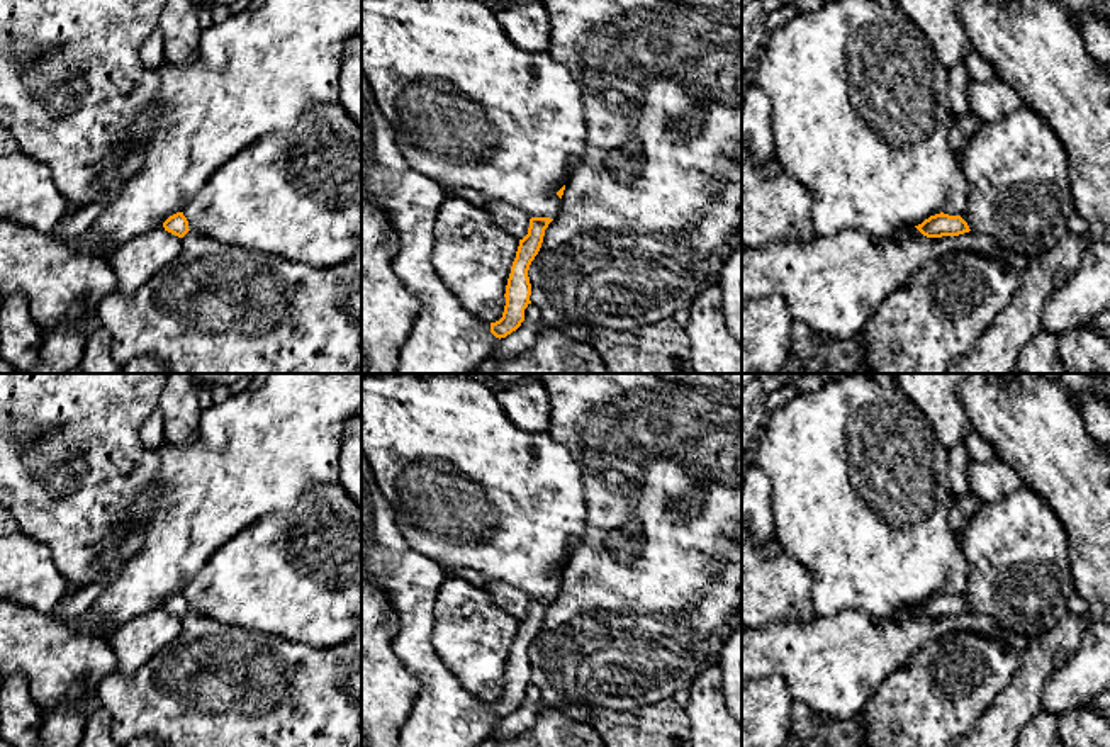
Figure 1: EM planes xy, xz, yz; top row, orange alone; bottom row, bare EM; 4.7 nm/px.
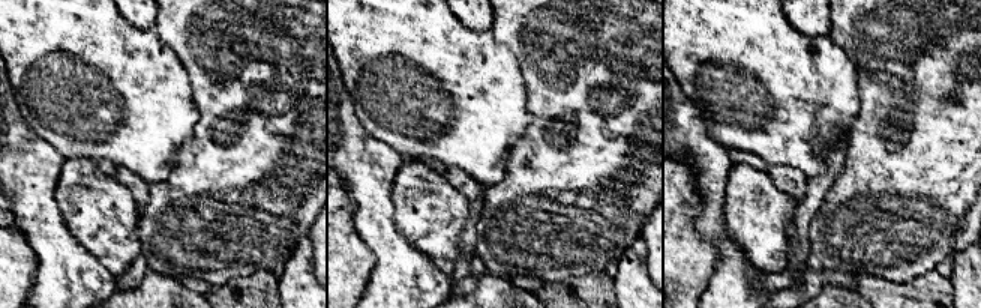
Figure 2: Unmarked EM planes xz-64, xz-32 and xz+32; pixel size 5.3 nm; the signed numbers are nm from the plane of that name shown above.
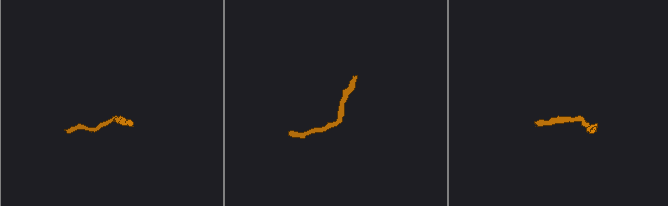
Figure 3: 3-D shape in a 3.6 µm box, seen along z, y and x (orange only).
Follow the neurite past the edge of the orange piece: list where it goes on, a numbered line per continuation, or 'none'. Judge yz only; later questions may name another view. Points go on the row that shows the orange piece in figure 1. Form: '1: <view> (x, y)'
1: yz (905, 233)

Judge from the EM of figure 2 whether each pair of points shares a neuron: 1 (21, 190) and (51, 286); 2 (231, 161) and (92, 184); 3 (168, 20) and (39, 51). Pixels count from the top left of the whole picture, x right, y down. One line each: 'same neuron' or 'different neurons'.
1: same neuron
2: different neurons
3: different neurons

